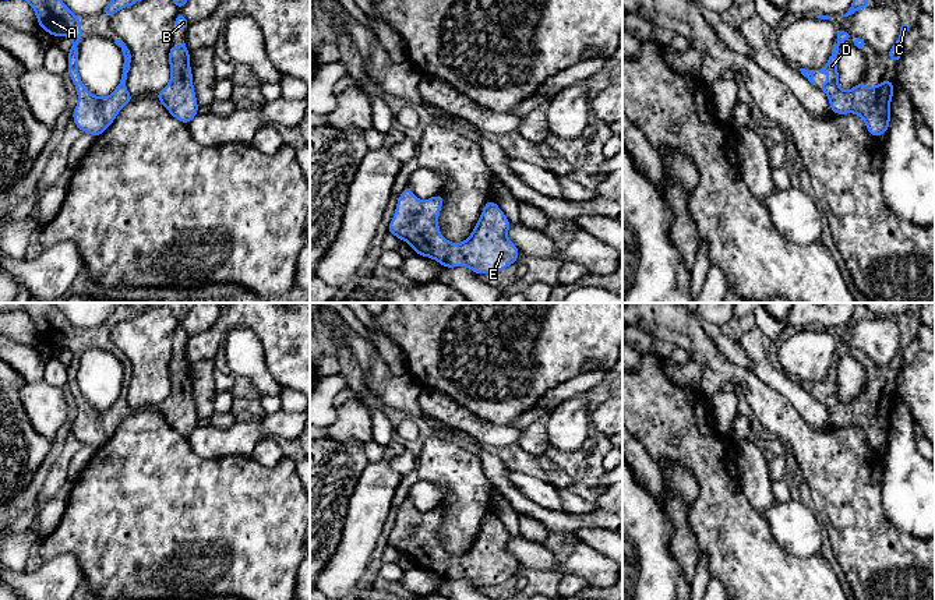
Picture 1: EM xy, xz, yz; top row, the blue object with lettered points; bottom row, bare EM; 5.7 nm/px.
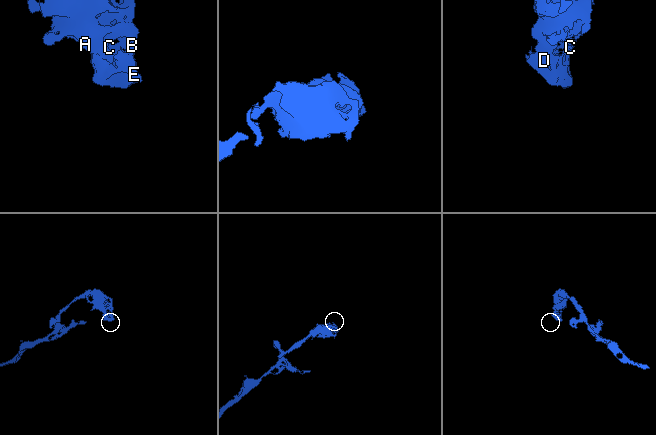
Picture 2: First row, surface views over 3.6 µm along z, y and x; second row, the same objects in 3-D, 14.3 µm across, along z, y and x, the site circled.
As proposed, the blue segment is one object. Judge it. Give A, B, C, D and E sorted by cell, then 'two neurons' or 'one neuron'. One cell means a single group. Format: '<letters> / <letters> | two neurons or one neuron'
A B C D E | one neuron

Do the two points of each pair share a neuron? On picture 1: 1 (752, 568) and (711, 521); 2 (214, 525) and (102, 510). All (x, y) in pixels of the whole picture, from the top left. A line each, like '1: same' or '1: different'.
1: same
2: same

